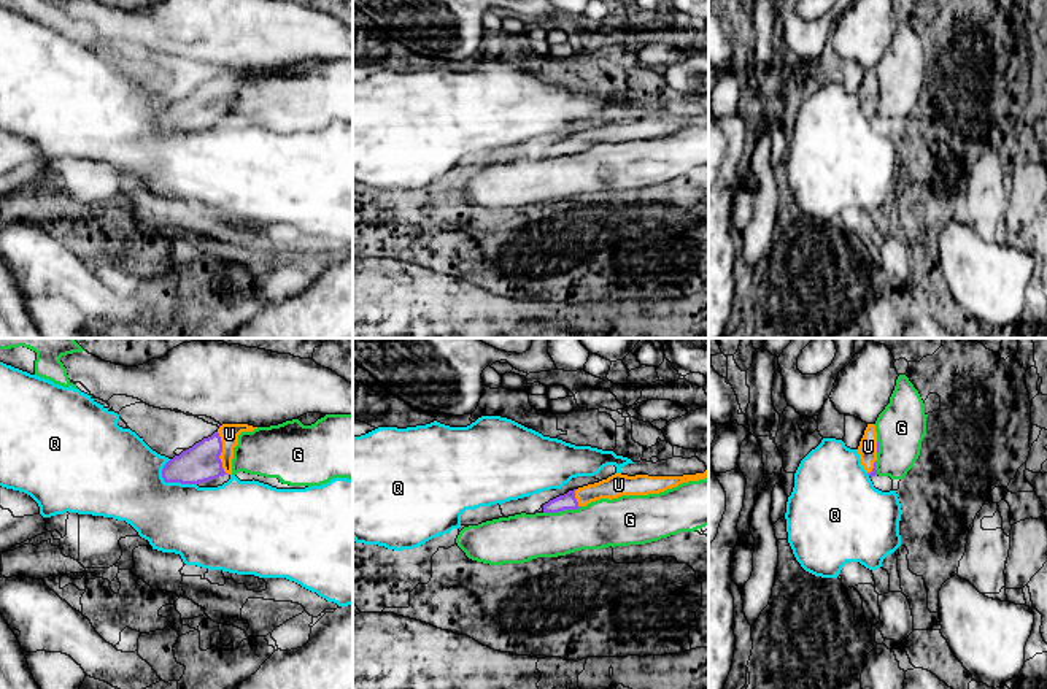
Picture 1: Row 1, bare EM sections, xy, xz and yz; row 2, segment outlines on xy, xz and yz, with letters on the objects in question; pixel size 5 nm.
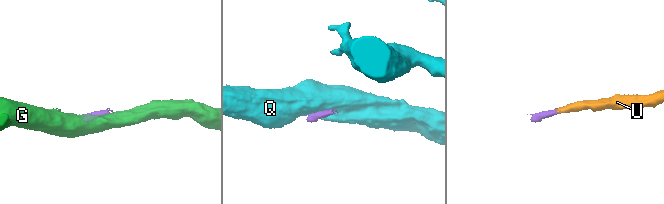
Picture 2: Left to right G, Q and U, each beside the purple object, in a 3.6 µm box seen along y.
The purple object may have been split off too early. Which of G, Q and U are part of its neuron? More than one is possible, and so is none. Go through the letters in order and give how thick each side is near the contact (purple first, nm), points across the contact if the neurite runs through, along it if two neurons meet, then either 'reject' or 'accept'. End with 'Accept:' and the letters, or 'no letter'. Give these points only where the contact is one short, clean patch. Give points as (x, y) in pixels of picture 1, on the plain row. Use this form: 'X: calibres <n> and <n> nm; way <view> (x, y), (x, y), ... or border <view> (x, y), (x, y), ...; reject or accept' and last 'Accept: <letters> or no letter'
G: calibres 80 and 240 nm; border xz (580, 151), (544, 157); reject
Q: calibres 190 and 380 nm; reject
U: calibres 190 and 100 nm; way xy (199, 108), (221, 96), (221, 88), (229, 78); accept
Accept: U

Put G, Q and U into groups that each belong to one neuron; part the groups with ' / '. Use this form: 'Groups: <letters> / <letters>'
Groups: G / Q / U

